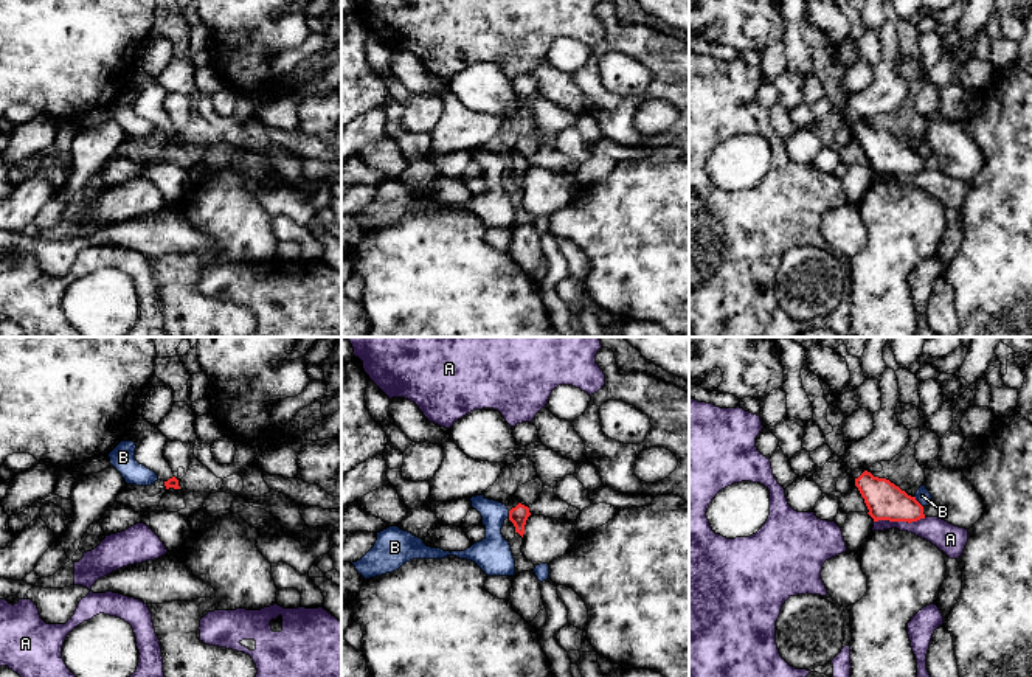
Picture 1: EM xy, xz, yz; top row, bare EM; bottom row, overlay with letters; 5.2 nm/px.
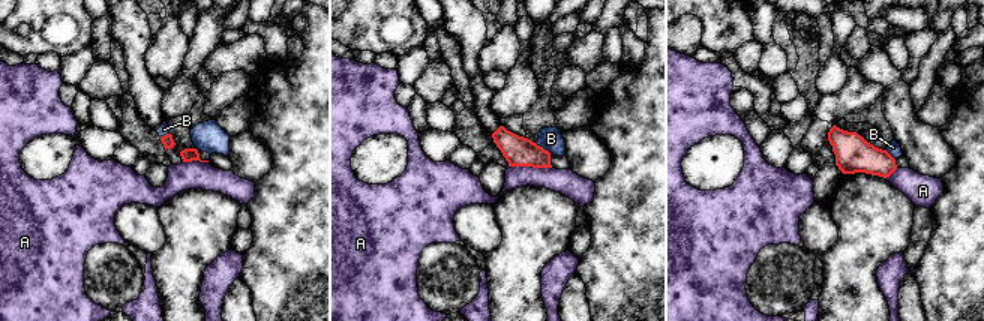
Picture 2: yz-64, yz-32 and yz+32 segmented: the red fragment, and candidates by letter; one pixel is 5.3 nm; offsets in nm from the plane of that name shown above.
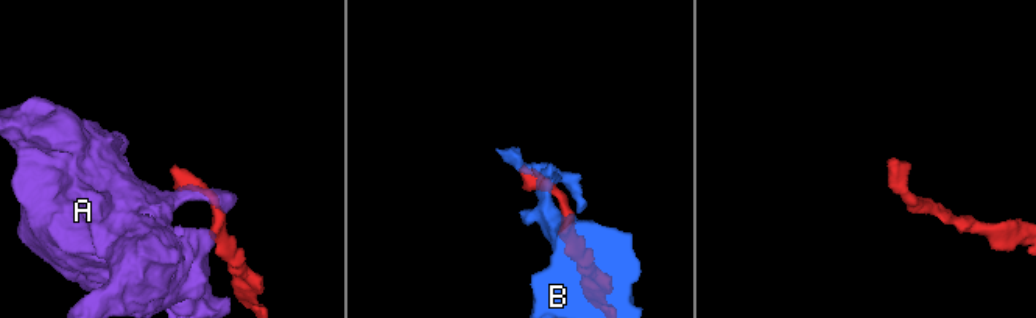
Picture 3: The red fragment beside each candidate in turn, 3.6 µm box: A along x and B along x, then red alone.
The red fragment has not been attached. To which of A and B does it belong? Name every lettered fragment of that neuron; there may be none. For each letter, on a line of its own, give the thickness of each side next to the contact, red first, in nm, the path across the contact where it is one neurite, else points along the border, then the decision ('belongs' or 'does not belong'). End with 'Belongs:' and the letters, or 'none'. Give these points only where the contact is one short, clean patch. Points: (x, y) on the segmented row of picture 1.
A: 200 nm thick on the red side, 140 nm on the other; does not belong
B: 200 nm thick on the red side, 80 nm on the other; does not belong
Belongs: none

